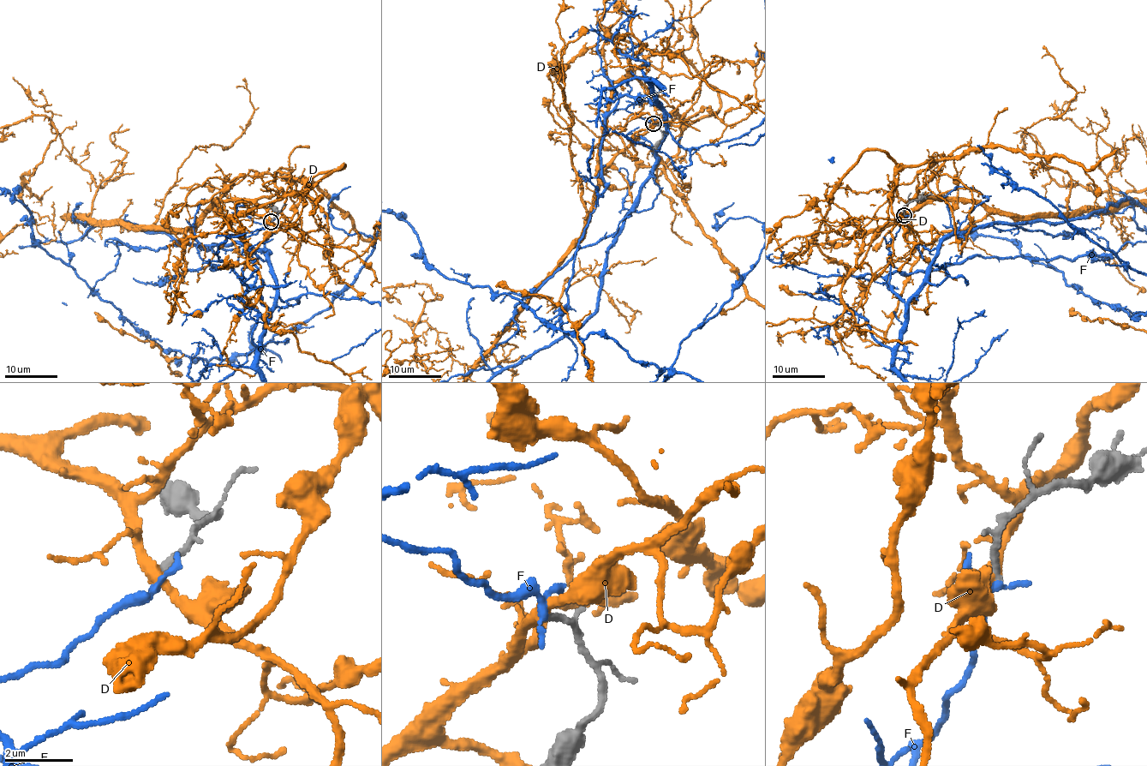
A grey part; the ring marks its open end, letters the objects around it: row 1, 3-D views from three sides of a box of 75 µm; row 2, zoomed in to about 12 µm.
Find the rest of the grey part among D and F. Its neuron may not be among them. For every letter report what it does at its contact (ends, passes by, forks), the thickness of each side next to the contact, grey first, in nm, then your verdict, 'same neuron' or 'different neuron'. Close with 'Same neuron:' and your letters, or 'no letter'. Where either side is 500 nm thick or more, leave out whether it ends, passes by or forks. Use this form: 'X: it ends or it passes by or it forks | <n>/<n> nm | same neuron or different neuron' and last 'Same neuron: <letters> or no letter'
D: it forks | 200/280 nm | different neuron
F: it passes by | 190/190 nm | different neuron
Same neuron: no letter

